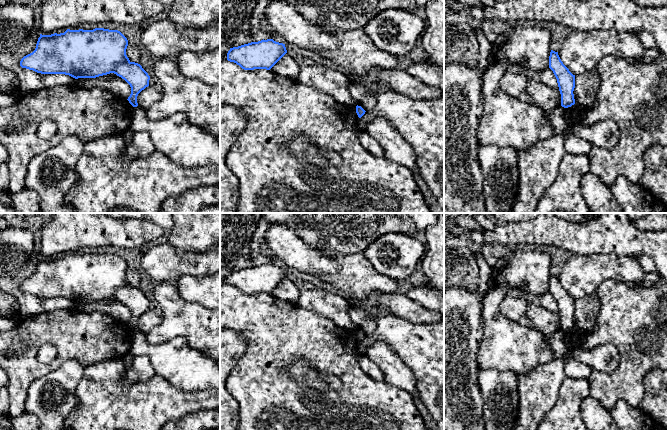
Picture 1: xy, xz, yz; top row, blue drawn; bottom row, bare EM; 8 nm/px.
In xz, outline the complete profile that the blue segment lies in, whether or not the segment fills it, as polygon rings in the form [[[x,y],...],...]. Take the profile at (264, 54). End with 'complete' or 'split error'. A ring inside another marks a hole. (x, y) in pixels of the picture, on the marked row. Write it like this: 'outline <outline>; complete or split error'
outline [[[273,39],[251,42],[230,48],[227,60],[244,70],[270,70],[287,53],[285,44]]]; complete

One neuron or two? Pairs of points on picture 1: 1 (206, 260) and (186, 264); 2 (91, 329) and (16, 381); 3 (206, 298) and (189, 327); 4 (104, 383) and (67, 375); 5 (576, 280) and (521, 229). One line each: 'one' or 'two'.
1: one
2: one
3: two
4: two
5: two

